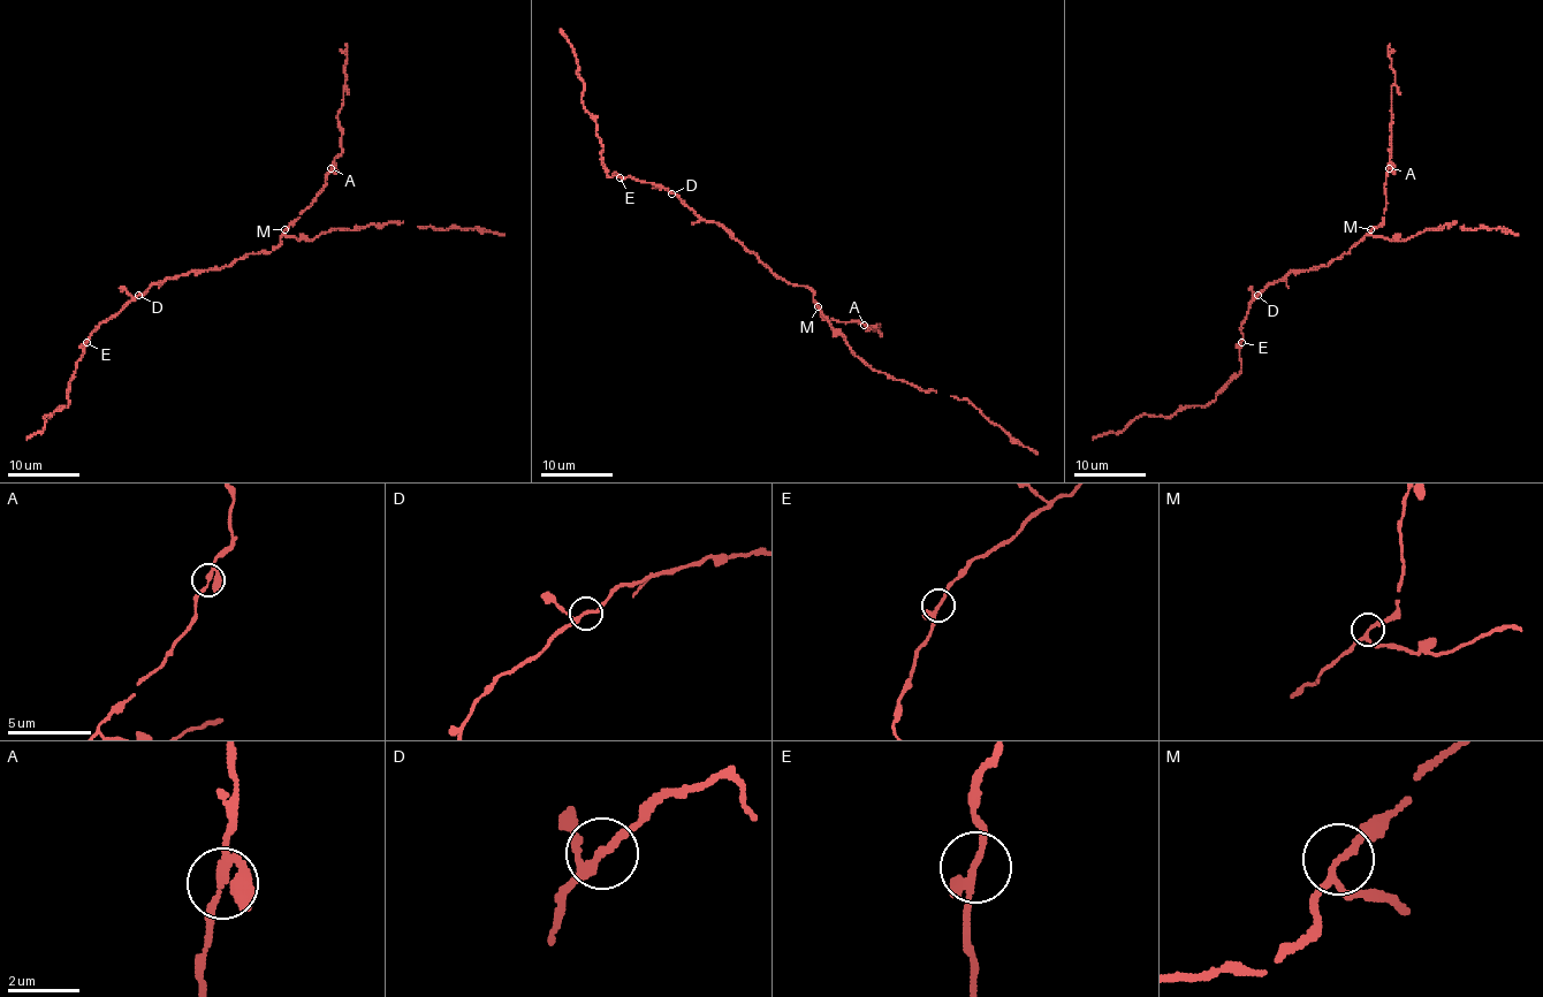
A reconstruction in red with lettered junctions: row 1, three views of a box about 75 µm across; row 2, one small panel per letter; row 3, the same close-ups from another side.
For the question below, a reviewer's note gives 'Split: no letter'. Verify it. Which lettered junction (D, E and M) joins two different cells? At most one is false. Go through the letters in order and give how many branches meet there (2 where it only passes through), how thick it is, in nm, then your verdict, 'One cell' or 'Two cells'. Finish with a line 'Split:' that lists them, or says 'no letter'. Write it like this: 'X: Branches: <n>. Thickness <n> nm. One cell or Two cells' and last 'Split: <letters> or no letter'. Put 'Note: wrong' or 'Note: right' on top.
Note: right
D: Branches: 3. Thickness 170 nm. One cell
E: Branches: 3. Thickness 170 nm. One cell
M: Branches: 3. Thickness 170 nm. One cell
Split: no letter

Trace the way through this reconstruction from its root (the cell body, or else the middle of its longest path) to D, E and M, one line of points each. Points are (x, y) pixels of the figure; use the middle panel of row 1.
D: (743, 245), (715, 222), (702, 220), (671, 193)
E: (743, 245), (715, 222), (702, 220), (664, 188), (632, 177), (620, 177)
M: (743, 245), (778, 276), (806, 286), (819, 307)

